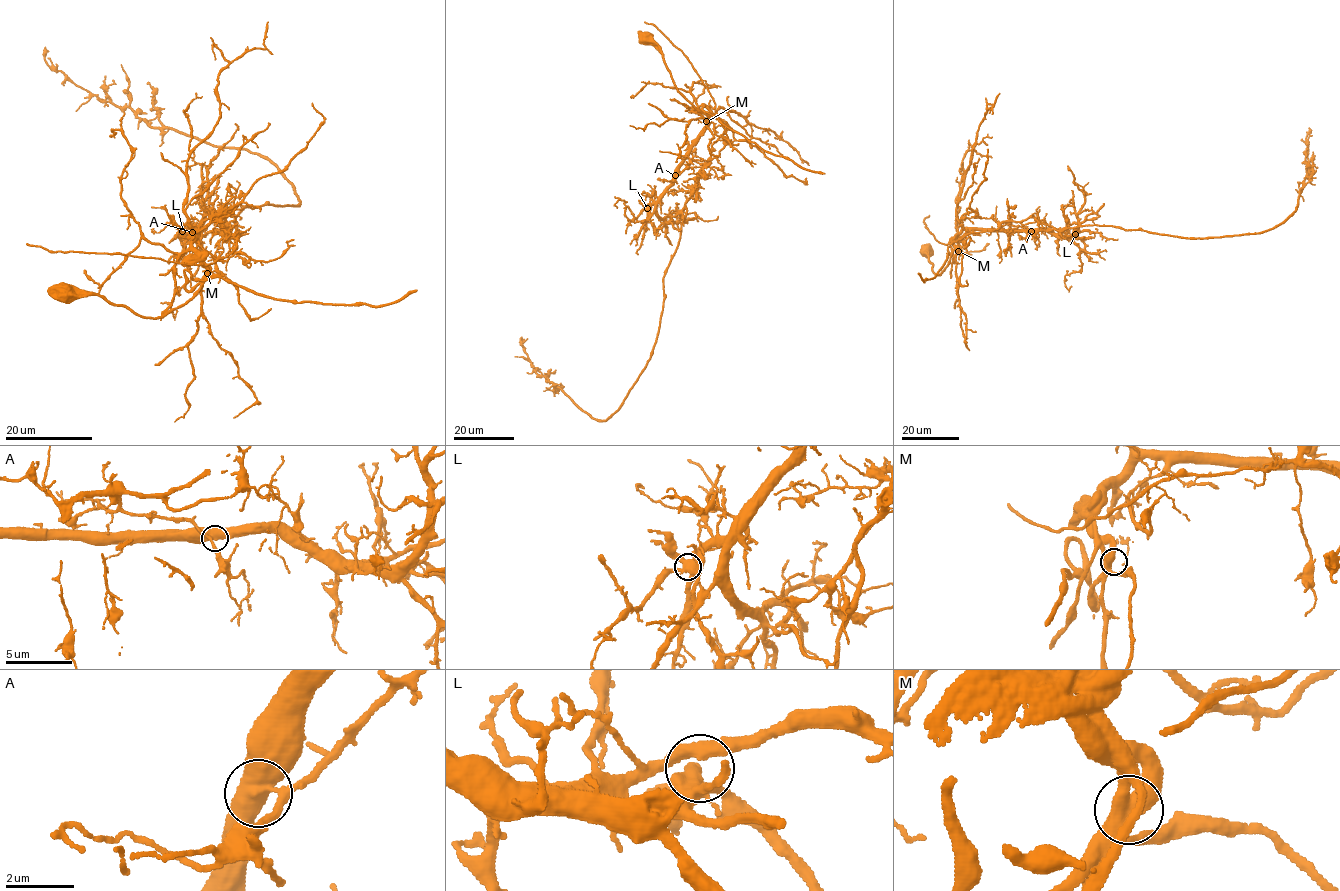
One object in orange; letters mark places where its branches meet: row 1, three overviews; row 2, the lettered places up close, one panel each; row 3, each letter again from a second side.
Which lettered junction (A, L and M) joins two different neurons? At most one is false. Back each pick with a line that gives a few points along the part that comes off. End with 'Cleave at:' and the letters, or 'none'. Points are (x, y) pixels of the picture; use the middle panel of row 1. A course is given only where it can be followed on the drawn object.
A: (675, 175), (692, 161), (702, 167), (664, 276), (653, 353), (615, 412), (592, 418), (538, 376), (524, 339)
Cleave at: A

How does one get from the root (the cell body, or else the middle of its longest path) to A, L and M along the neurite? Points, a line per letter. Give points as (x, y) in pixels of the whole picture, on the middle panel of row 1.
A: (647, 37), (659, 49), (677, 92), (710, 118), (712, 116), (709, 114), (708, 126), (675, 175)
L: (647, 37), (659, 49), (677, 92), (712, 116), (709, 114), (708, 126), (671, 185), (647, 208)
M: (647, 37), (659, 49), (677, 92), (710, 118), (706, 121)

